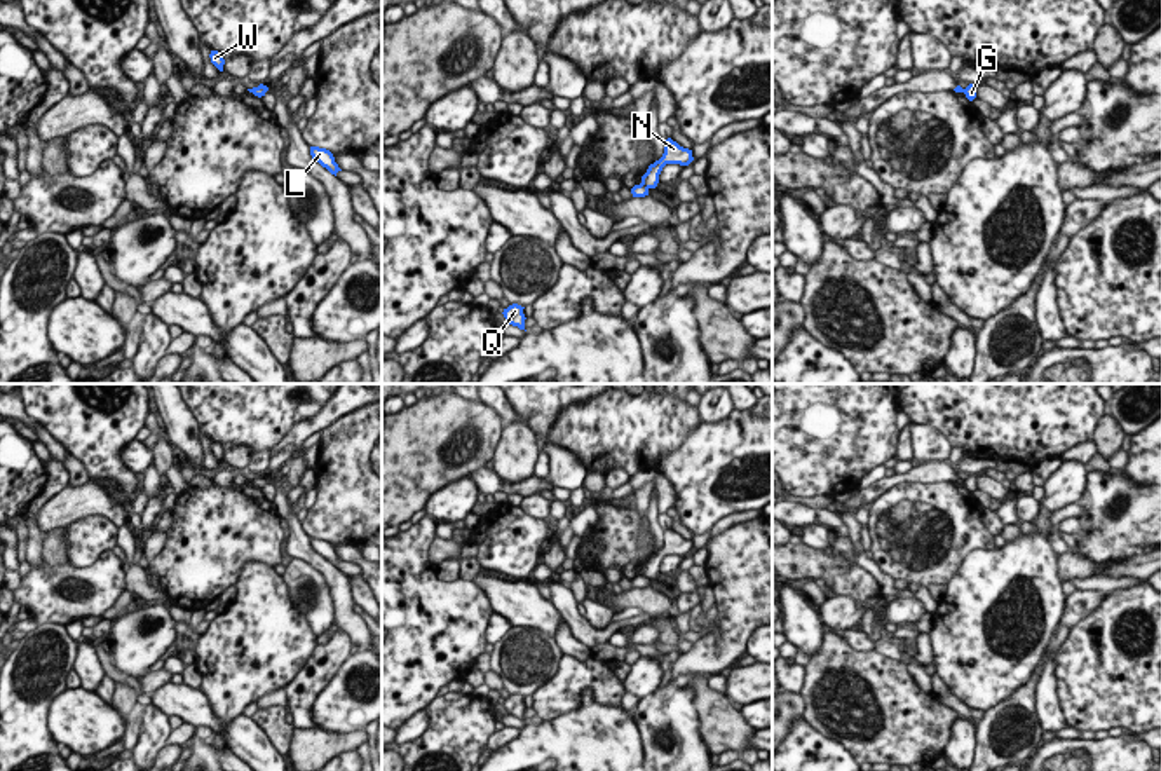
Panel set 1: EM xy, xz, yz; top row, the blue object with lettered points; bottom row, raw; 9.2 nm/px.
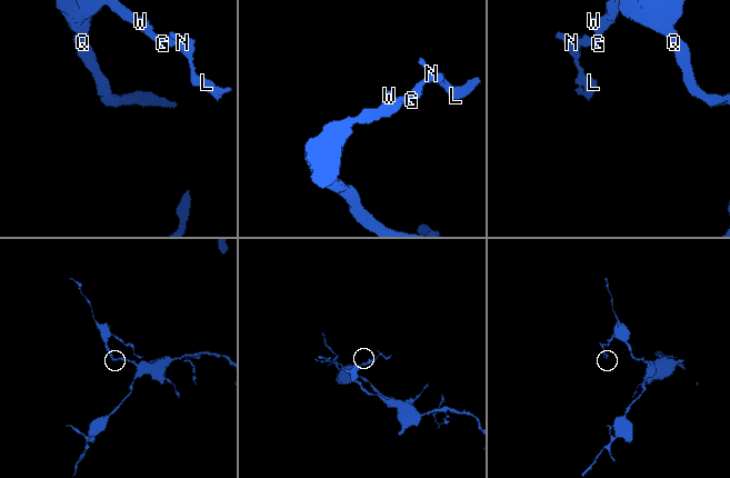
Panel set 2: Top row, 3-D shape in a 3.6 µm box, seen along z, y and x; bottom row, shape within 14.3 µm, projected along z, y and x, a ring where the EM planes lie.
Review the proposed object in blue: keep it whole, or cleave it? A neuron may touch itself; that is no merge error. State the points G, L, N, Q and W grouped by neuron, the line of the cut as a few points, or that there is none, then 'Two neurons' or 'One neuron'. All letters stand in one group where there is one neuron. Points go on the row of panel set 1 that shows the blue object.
Groups: G Q W / L N. Split along xz (640, 184), (647, 189). Two neurons

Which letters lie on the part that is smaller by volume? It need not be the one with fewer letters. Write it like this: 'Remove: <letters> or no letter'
Remove: L, N

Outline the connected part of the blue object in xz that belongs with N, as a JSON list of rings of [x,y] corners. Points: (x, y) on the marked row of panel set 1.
[[[668,138],[664,140],[662,157],[648,166],[647,173],[642,176],[642,185],[647,188],[655,188],[659,183],[659,174],[666,164],[689,166],[692,160],[692,150],[683,148],[676,141]]]

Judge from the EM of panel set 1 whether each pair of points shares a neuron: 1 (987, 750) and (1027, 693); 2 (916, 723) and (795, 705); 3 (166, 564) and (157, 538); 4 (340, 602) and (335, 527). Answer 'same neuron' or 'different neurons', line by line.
1: same neuron
2: different neurons
3: different neurons
4: different neurons

